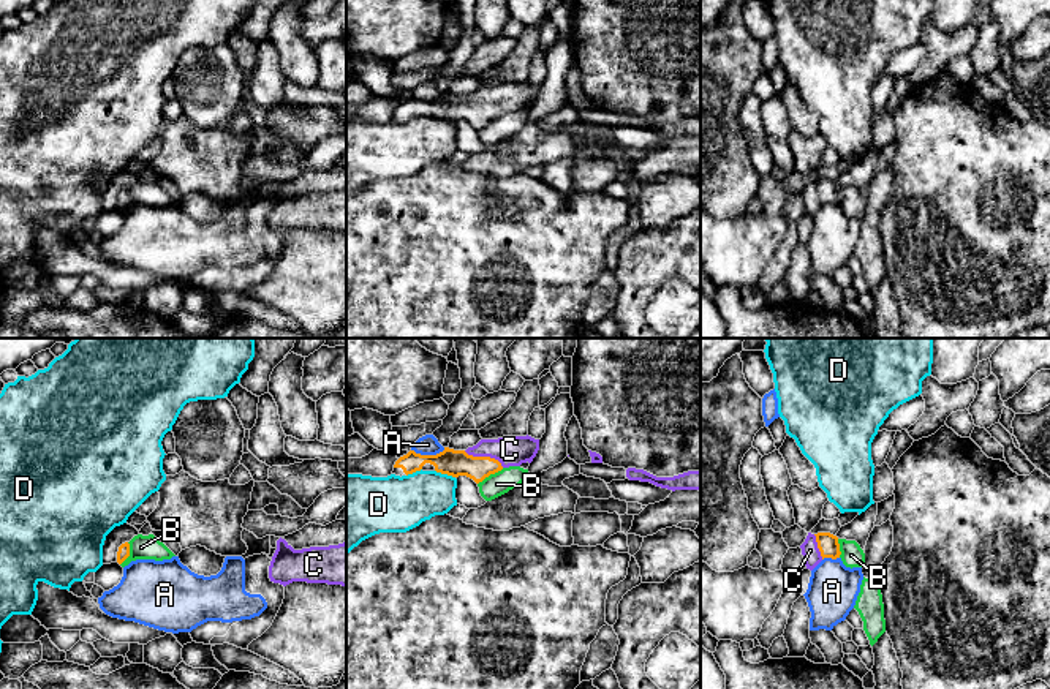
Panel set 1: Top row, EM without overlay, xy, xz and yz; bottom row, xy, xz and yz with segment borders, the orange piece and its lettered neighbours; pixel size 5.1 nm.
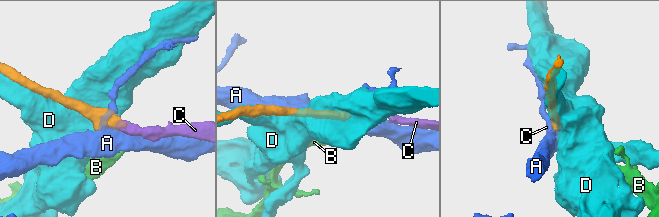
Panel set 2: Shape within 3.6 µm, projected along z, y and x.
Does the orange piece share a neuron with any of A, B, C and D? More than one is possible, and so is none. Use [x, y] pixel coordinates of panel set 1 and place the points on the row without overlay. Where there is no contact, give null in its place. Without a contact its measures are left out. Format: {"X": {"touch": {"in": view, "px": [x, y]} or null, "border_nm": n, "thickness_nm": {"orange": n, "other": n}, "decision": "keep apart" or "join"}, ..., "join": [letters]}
{"A": {"touch": {"in": "xz", "px": [427, 101]}, "border_nm": 180, "thickness_nm": {"orange": 130, "other": 100}, "decision": "keep apart"}, "B": {"touch": {"in": "xz", "px": [491, 119]}, "border_nm": 160, "thickness_nm": {"orange": 130, "other": 120}, "decision": "keep apart"}, "C": {"touch": {"in": "xz", "px": [484, 103]}, "border_nm": 220, "thickness_nm": {"orange": 130, "other": 160}, "decision": "join"}, "D": {"touch": {"in": "xz", "px": [445, 119]}, "border_nm": 110, "thickness_nm": {"orange": 130, "other": 260}, "decision": "keep apart"}, "join": ["C"]}

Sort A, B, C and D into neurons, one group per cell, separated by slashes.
A / B / C / D

